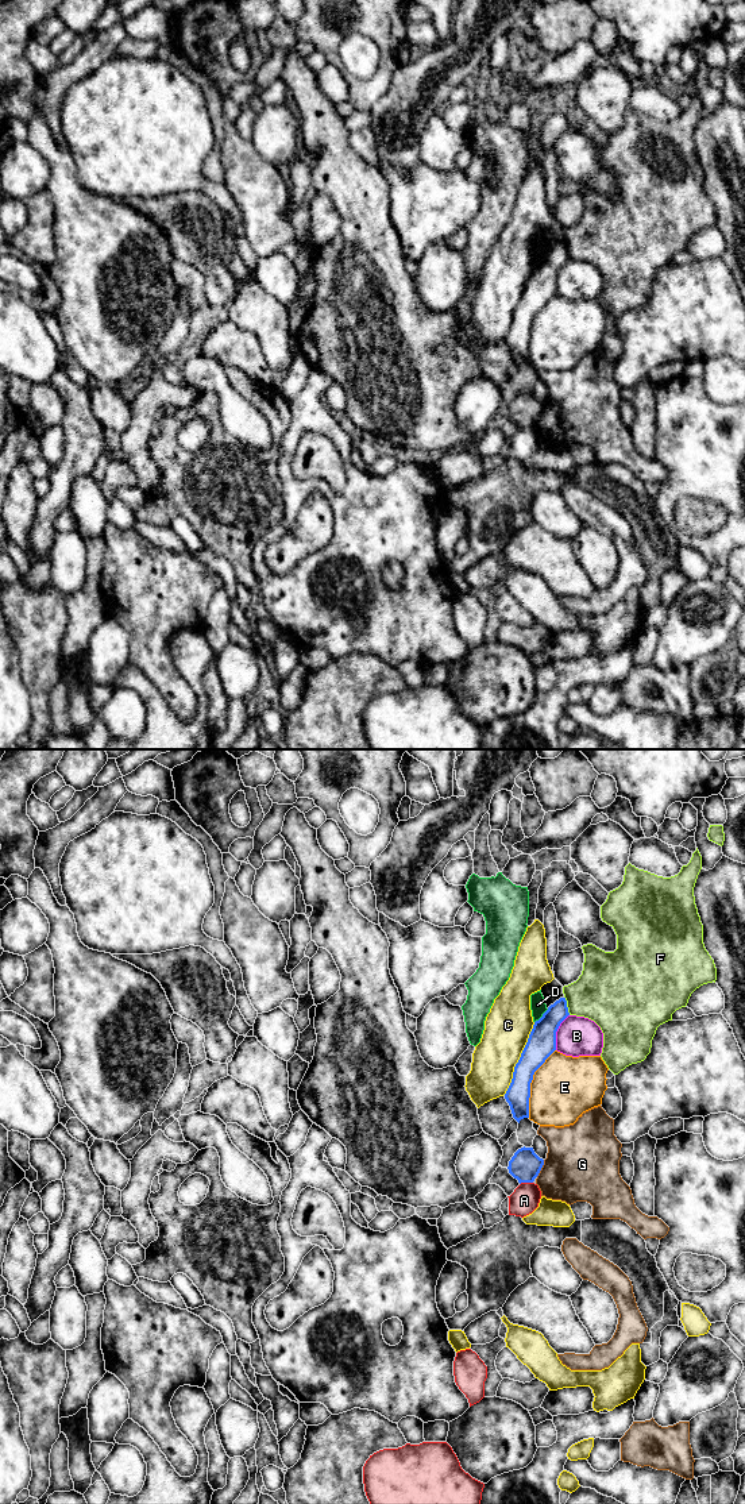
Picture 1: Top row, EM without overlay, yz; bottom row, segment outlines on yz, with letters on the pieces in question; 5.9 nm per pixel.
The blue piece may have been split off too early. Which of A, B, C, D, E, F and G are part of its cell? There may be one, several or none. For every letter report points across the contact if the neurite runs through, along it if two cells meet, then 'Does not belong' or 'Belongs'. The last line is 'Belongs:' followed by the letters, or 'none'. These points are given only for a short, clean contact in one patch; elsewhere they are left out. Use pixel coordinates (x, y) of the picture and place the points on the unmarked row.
A: Does not belong
B: Does not belong
C: Does not belong
D: Does not belong
E: Boundary: yz (555, 293), (533, 319), (528, 361). Does not belong
F: Boundary: yz (564, 240), (570, 258). Does not belong
G: Boundary: yz (544, 404), (536, 420). Does not belong
Belongs: none

